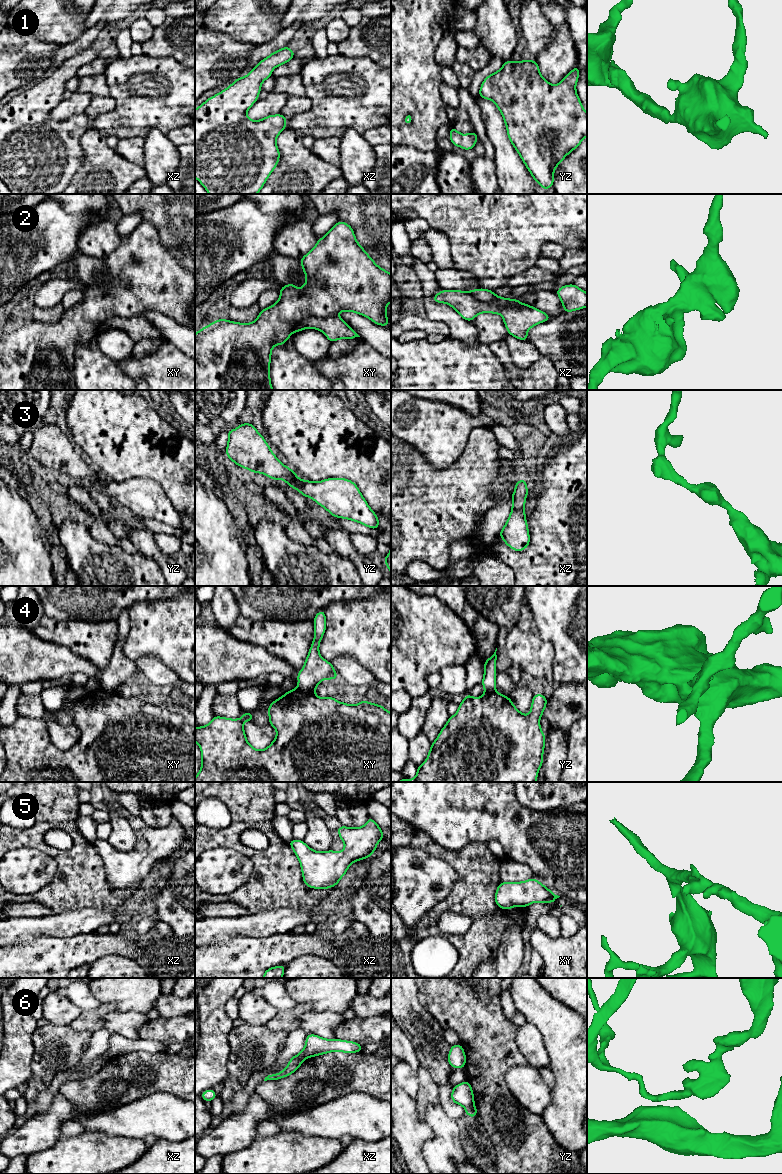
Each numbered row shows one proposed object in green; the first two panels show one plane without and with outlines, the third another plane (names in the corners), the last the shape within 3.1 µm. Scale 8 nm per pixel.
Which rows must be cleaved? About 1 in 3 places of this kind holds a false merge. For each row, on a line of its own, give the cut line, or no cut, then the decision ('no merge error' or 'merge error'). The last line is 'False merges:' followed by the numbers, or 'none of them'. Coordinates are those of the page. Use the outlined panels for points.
1: no cut | no merge error
2: xy (336, 314), (323, 317), (307, 316), (296, 322), (291, 331) | merge error
3: no cut | no merge error
4: xy (298, 687), (312, 692) | merge error
5: no cut | no merge error
6: yz (473, 1104), (466, 1109) | merge error
False merges: 2, 4, 6

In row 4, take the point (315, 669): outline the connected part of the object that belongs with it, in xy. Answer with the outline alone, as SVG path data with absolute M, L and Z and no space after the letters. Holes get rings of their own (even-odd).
M324 609L316 614L313 623L315 627L314 640L303 668L297 674L298 688L308 692L313 692L323 679L338 678L333 665L323 659L319 653L319 644L326 630Z

